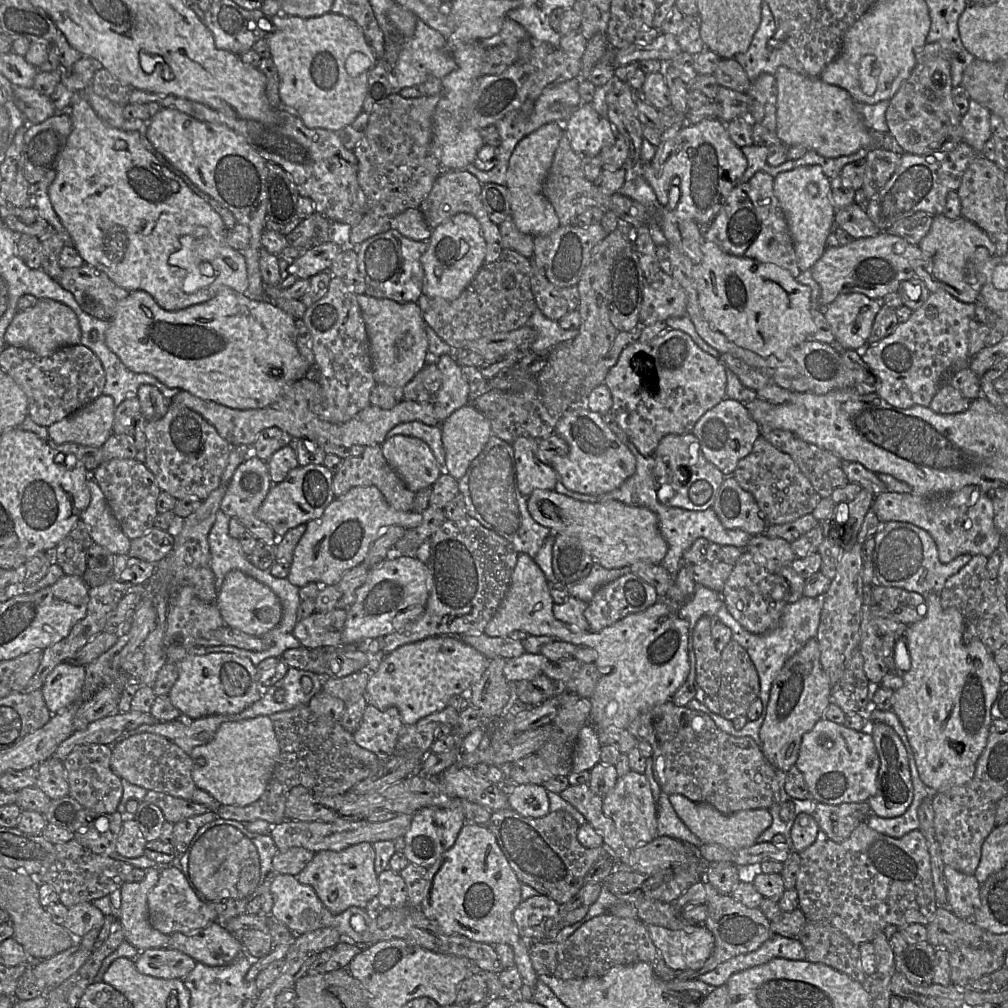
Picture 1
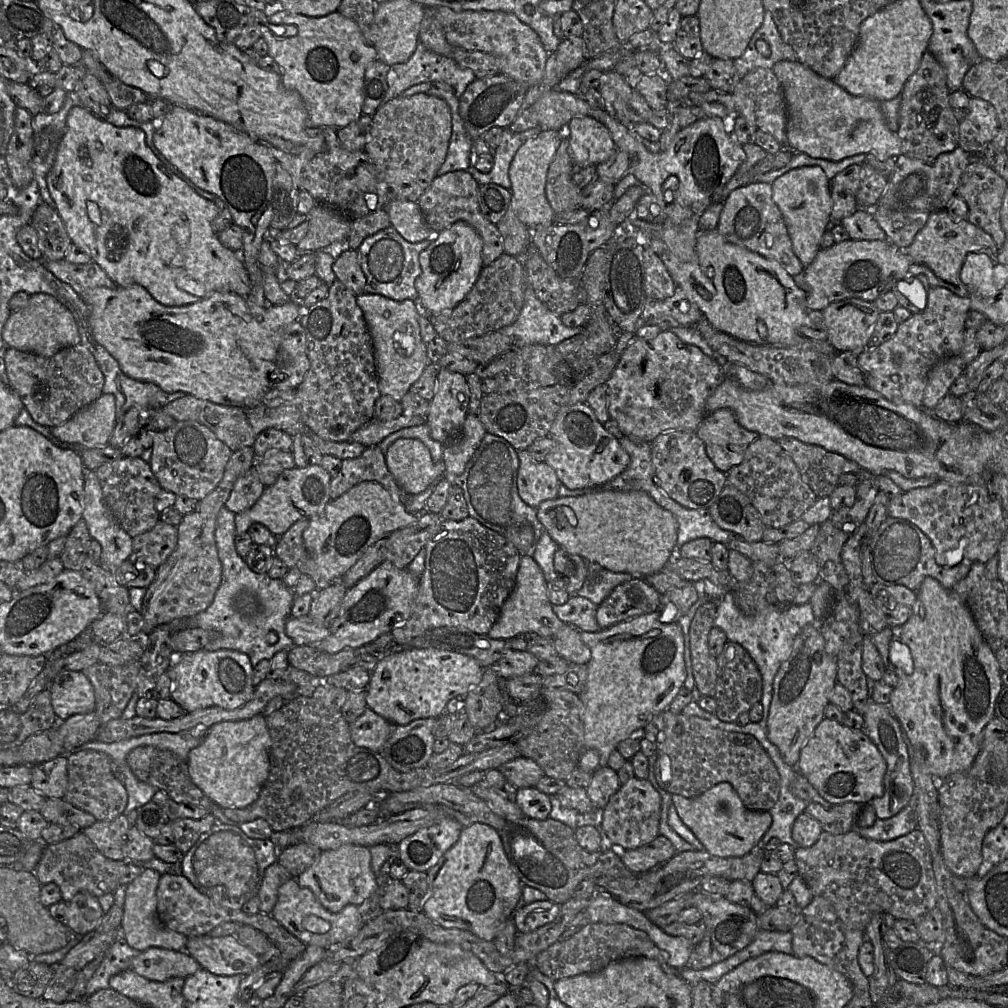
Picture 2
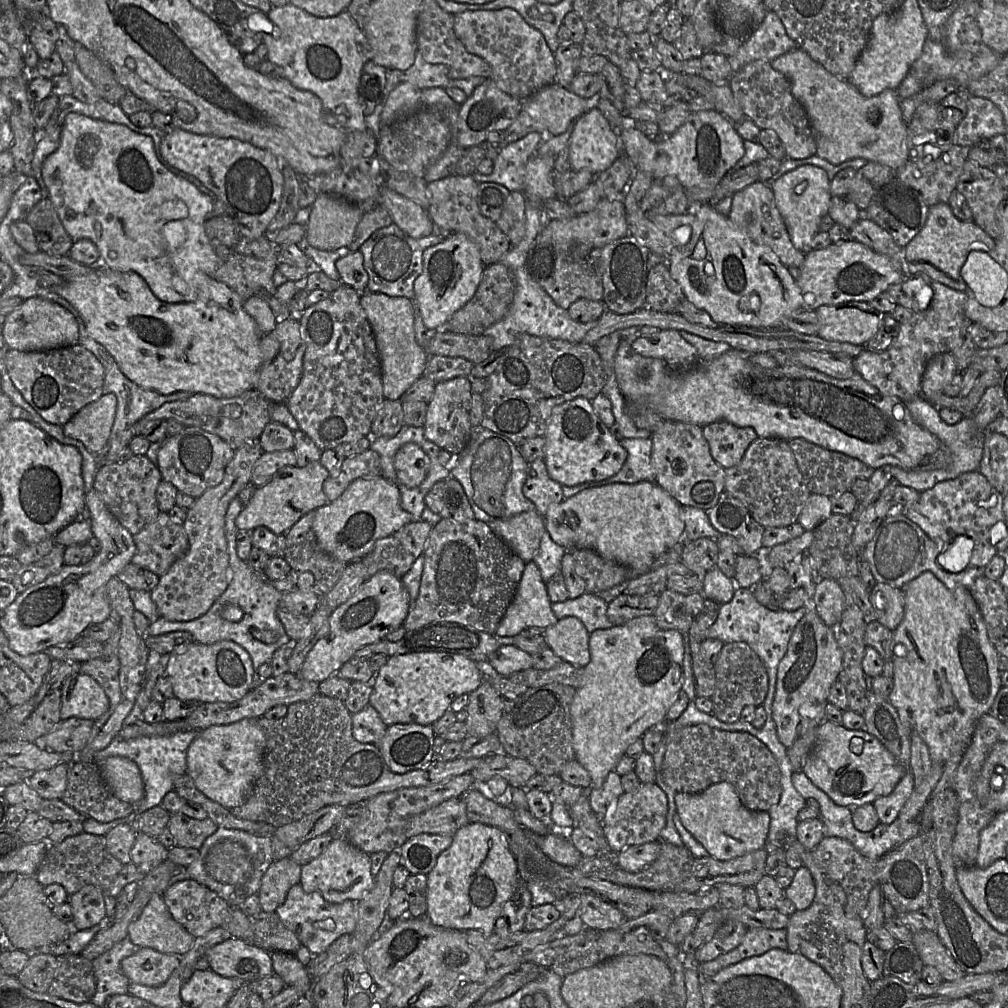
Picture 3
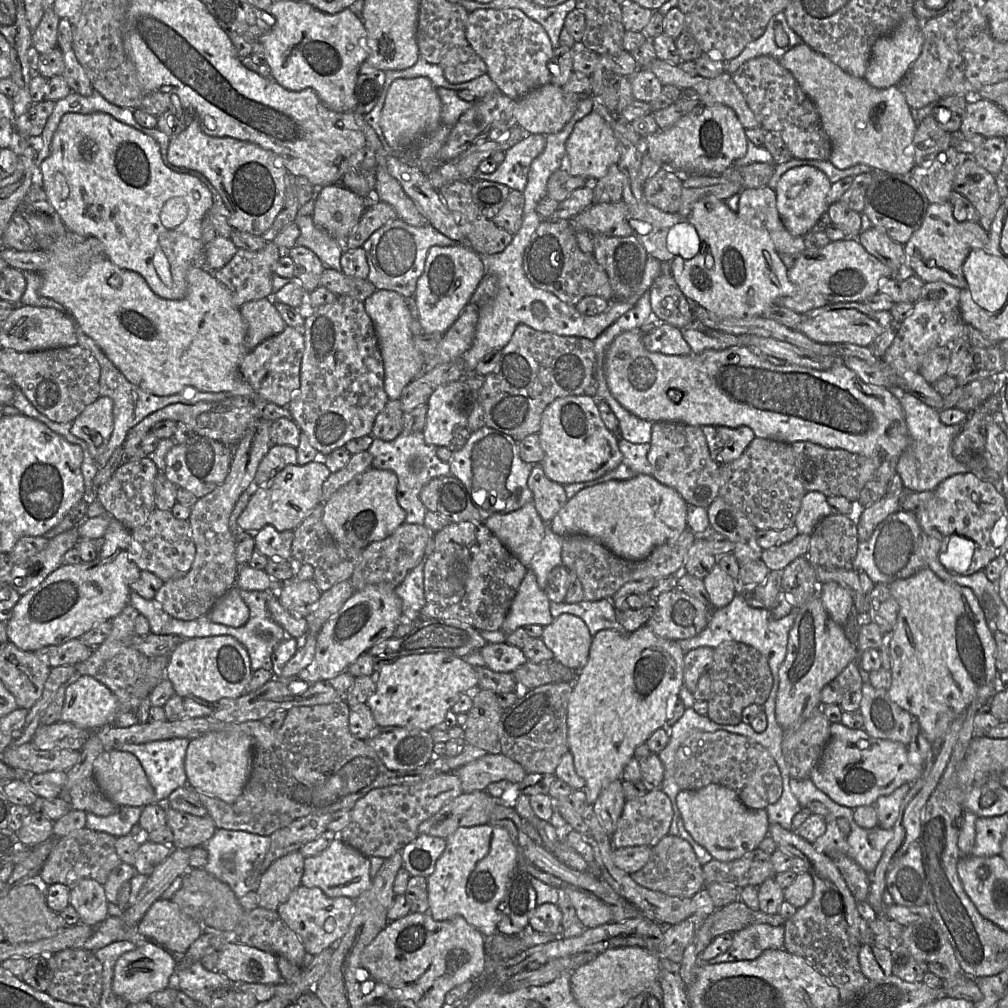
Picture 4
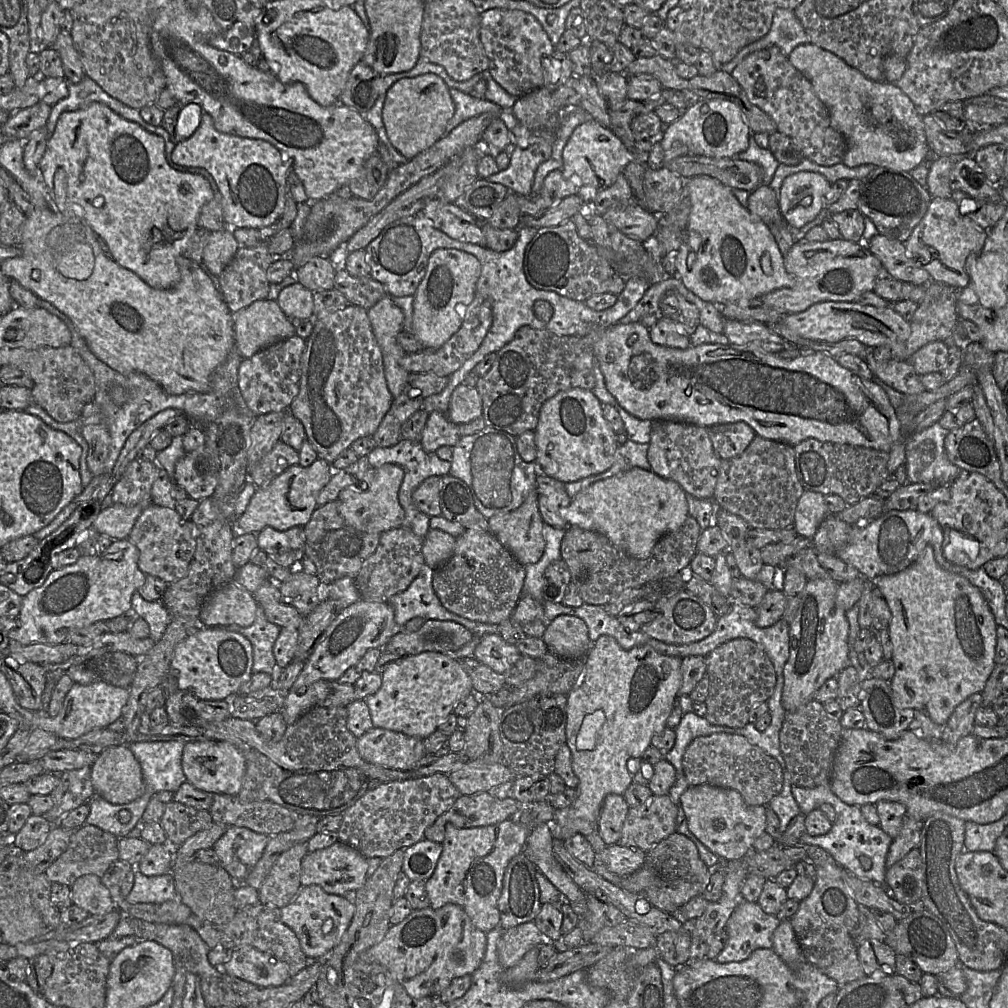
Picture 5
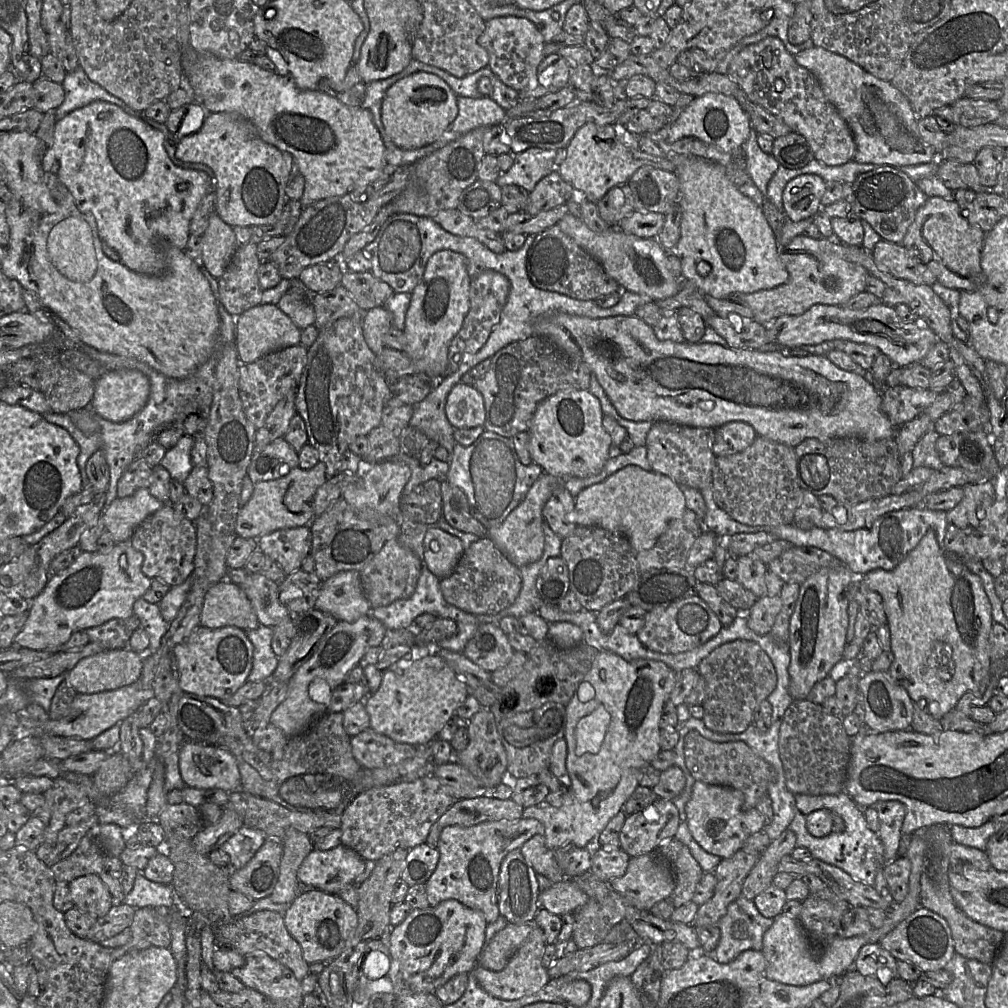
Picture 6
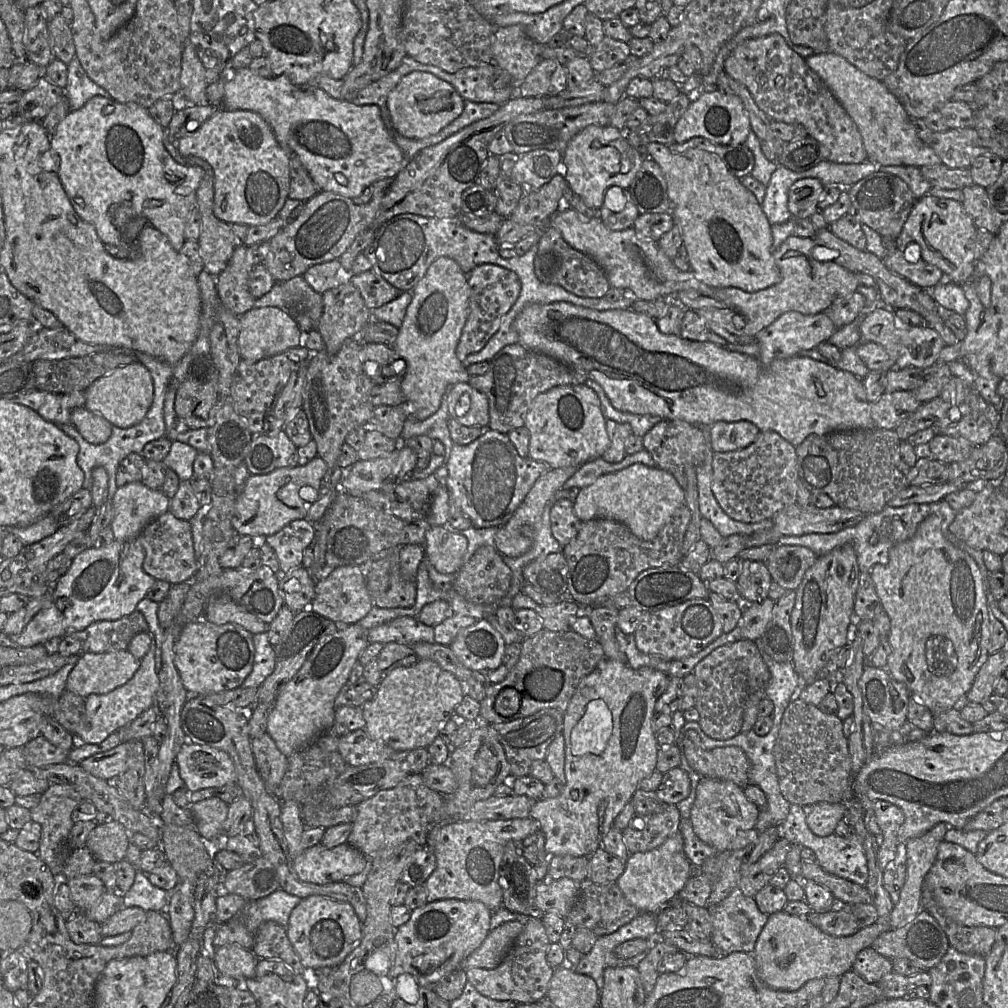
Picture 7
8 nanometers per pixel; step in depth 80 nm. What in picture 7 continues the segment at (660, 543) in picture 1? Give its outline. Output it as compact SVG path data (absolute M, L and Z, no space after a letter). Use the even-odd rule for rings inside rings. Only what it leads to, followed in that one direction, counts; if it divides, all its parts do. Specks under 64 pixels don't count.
M634 463L603 475L580 489L574 500L574 512L581 522L596 518L613 520L627 526L639 539L650 541L669 522L675 510L684 504L685 492L670 472Z

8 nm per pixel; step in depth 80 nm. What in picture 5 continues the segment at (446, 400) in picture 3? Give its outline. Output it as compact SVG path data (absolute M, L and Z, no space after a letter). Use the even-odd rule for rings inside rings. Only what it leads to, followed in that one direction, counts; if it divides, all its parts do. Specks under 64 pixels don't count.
M433 411L422 432L421 445L427 452L435 452L441 446L454 447L461 435L458 425L451 422L443 413Z

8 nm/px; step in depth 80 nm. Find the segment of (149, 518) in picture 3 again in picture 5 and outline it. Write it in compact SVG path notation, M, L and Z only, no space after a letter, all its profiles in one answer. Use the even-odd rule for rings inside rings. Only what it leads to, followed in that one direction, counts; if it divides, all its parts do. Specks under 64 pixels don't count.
M136 459L130 462L110 492L112 504L149 507L152 485L160 469L156 462Z

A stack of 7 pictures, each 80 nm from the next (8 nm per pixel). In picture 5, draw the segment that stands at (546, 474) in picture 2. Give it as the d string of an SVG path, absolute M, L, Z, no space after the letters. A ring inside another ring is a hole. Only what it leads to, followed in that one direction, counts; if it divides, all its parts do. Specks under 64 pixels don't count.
M541 474L536 477L536 492L543 522L566 530L568 525L562 518L561 510L567 508L572 499L567 494L565 484Z

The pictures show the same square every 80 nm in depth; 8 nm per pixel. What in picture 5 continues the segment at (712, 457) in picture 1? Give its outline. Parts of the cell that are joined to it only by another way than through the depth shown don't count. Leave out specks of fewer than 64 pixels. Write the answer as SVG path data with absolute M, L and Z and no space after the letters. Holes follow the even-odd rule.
M745 422L718 424L706 427L716 455L728 460L741 455L756 437Z

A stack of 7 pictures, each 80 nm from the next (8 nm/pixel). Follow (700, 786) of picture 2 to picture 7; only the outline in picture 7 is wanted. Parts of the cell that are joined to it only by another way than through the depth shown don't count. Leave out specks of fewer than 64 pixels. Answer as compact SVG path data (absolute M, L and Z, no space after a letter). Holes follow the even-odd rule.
M695 730L686 732L683 746L688 764L703 777L729 780L742 788L750 784L751 763L741 748L727 746L706 749Z

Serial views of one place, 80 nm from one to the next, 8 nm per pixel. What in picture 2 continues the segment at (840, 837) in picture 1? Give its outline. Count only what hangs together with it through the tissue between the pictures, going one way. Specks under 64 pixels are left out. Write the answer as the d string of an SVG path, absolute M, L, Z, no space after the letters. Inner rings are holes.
M809 802L803 813L815 818L820 823L822 831L840 835L852 829L862 808L863 805L854 802L832 805L829 808Z

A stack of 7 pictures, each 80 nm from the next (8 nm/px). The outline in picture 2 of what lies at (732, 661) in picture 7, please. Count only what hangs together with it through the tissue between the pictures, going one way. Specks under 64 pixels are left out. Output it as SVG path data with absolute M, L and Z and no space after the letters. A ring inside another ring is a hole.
M727 641L716 660L718 667L714 694L717 703L715 715L723 722L735 722L740 714L748 712L755 703L761 701L762 676L749 652L736 642Z

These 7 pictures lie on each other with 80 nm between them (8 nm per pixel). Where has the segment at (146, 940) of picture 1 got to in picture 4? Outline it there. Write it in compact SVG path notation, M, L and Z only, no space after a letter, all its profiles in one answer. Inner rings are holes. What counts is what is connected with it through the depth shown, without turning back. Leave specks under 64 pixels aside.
M159 898L137 924L140 935L175 956L182 956L203 933L202 922L191 918L169 899Z

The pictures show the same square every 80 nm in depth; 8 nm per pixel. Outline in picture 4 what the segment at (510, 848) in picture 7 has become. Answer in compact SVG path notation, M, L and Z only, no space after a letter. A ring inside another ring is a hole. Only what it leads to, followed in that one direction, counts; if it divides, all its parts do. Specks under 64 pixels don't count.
M517 865L509 877L505 895L499 904L497 932L518 935L528 927L536 908L537 893L531 884L531 875Z

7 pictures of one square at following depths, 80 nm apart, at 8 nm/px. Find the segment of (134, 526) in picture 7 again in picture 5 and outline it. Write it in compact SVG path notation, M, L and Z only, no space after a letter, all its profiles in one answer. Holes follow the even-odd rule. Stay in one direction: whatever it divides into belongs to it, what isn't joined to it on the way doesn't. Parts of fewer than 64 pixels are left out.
M112 504L101 510L92 528L112 540L127 539L143 510L141 506Z

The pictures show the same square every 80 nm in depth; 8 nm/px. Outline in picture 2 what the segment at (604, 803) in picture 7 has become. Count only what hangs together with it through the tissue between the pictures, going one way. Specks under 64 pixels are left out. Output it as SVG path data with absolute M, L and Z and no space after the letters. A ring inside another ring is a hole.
M656 610L649 614L640 615L617 624L614 624L608 628L602 629L598 632L586 632L580 631L580 638L582 642L591 650L591 659L587 663L588 676L583 691L579 694L579 698L583 704L583 724L584 724L584 737L583 746L584 749L594 749L599 754L599 767L607 766L608 758L612 751L617 749L619 742L625 740L631 735L639 735L646 724L651 720L653 716L667 709L679 692L680 688L684 686L686 678L686 669L684 662L684 637L680 625L676 623L661 623L659 620L659 611Z

